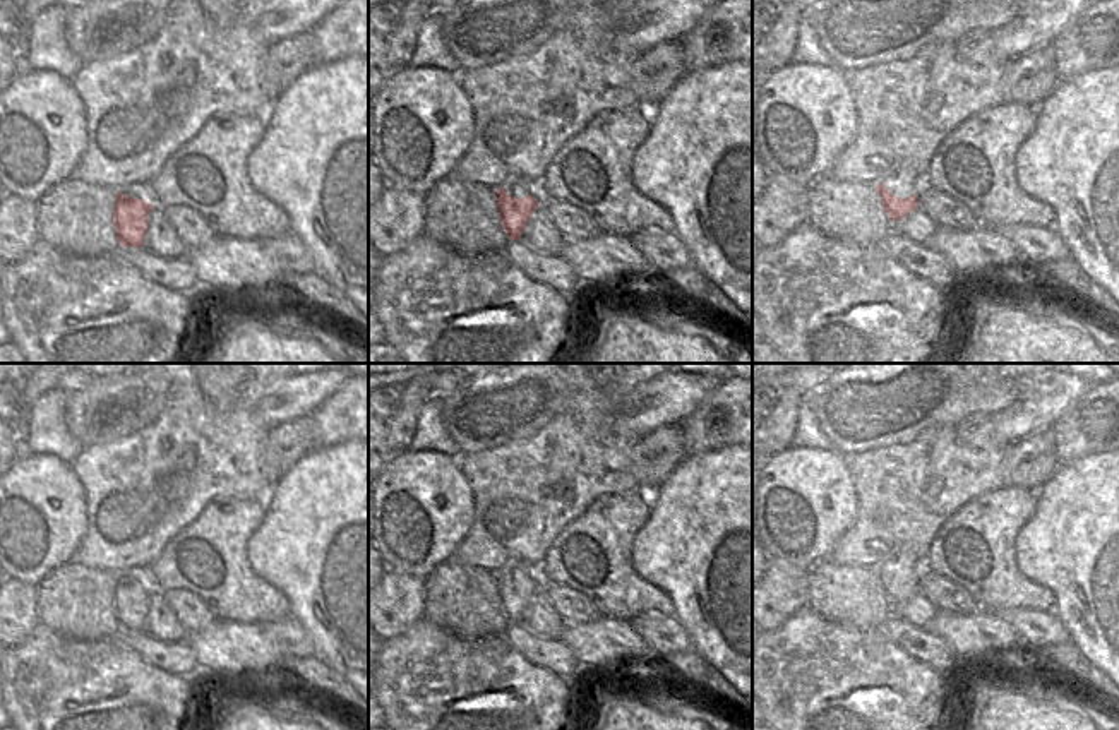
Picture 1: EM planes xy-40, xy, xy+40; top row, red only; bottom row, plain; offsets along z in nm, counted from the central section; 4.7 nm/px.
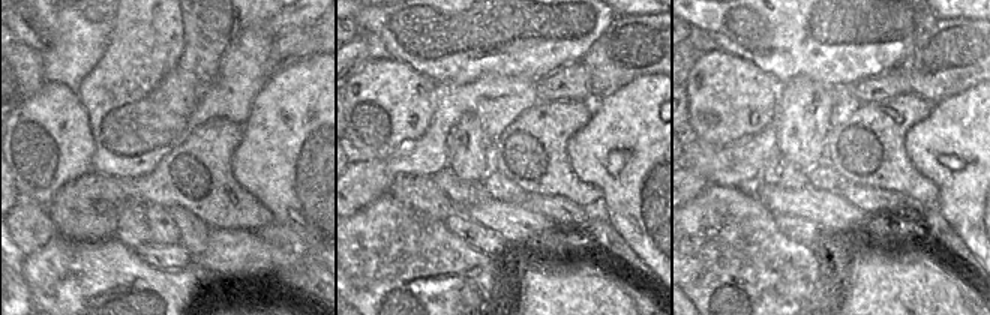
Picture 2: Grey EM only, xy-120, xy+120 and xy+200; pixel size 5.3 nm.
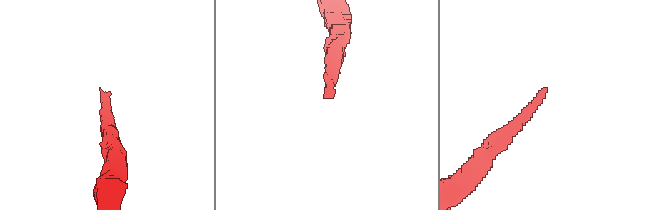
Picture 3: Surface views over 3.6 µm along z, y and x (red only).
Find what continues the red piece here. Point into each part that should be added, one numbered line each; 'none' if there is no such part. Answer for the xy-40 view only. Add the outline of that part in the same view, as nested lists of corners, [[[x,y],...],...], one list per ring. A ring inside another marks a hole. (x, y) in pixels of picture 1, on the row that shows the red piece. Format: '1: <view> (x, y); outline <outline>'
1: xy-40 (143, 192); outline [[[129,185],[125,188],[120,188],[118,192],[122,192],[127,197],[135,197],[151,202],[151,190],[147,185]]]

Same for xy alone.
1: xy (516, 187); outline [[[509,178],[500,185],[511,197],[526,197],[533,195],[535,199],[540,199],[542,202],[545,200],[542,194],[542,183],[540,180],[526,180],[526,178]]]

